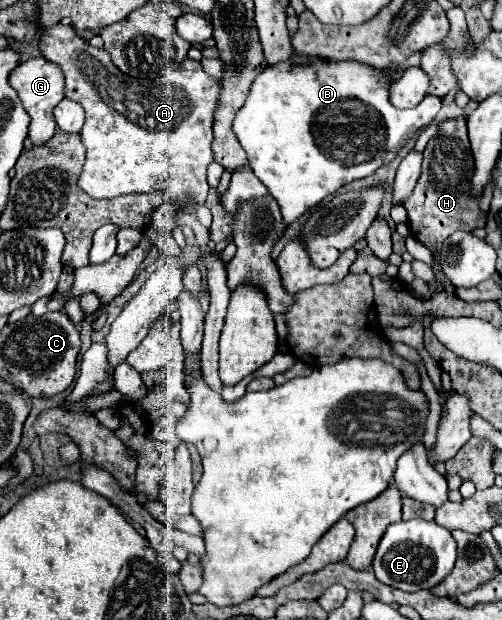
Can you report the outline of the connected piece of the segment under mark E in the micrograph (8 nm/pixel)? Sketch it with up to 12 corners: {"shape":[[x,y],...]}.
{"shape":[[421,518],[385,530],[373,572],[405,592],[453,570],[451,532]]}

